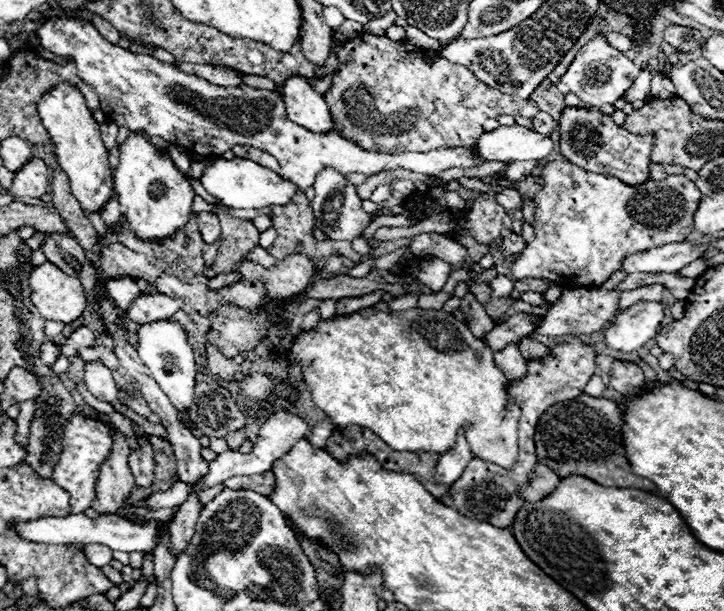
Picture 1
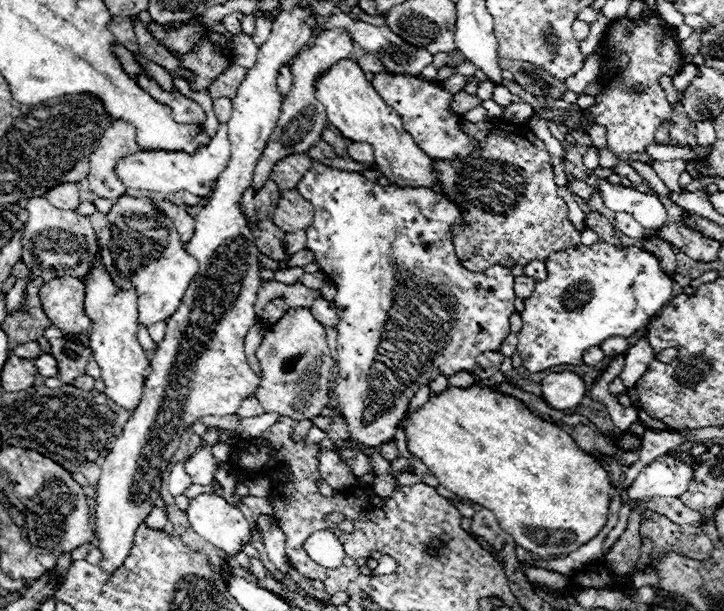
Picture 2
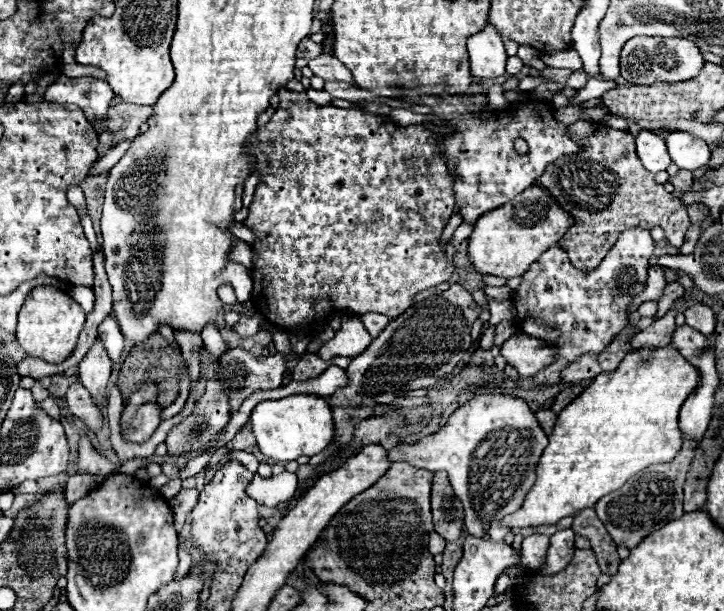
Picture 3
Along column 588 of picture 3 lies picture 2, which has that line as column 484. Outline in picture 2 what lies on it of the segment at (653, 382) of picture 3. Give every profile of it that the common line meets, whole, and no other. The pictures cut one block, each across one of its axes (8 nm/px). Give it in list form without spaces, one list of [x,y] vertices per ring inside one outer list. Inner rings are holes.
[[[472,384],[470,388],[446,388],[444,392],[440,394],[432,394],[428,398],[428,404],[420,406],[416,412],[408,414],[398,426],[404,428],[404,434],[406,434],[406,446],[408,446],[408,452],[414,456],[414,458],[420,458],[430,474],[434,474],[438,480],[440,480],[440,486],[448,488],[450,492],[454,492],[456,496],[460,498],[466,498],[466,500],[472,500],[488,510],[492,510],[498,518],[498,524],[502,526],[502,530],[506,530],[514,542],[518,546],[522,546],[524,550],[532,552],[532,554],[538,554],[542,558],[548,558],[548,556],[560,556],[560,554],[570,554],[574,550],[578,550],[582,544],[586,544],[588,540],[592,540],[606,524],[606,516],[608,516],[608,504],[610,504],[610,482],[606,478],[606,470],[598,464],[596,458],[592,458],[590,454],[586,454],[584,450],[580,450],[576,446],[576,442],[572,440],[572,436],[568,432],[564,432],[560,426],[552,424],[552,422],[546,422],[542,420],[540,416],[536,416],[534,412],[526,410],[526,404],[522,400],[516,400],[514,396],[508,396],[508,394],[502,394],[500,390],[496,388],[488,388],[488,386],[480,386],[480,384]]]

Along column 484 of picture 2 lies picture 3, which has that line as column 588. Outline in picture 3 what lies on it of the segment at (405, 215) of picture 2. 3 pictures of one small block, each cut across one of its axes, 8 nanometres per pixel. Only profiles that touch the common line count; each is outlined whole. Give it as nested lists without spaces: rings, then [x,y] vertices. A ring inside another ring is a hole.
[[[630,228],[626,232],[620,234],[616,246],[606,254],[606,258],[600,262],[600,266],[596,266],[594,270],[576,270],[570,262],[568,262],[568,254],[560,248],[560,246],[552,246],[550,250],[546,250],[538,262],[534,262],[530,266],[530,270],[522,276],[522,284],[518,290],[514,290],[514,308],[516,308],[516,320],[514,326],[526,330],[528,324],[536,324],[542,326],[540,334],[536,334],[540,340],[554,344],[556,350],[560,352],[560,356],[556,358],[556,362],[552,362],[546,370],[542,370],[540,374],[534,376],[534,382],[538,386],[554,386],[560,382],[560,370],[572,362],[576,362],[580,356],[588,354],[588,352],[602,352],[612,338],[628,324],[628,314],[626,308],[632,302],[634,296],[638,296],[644,286],[646,286],[646,276],[648,276],[648,266],[650,266],[650,256],[654,250],[654,240],[650,238],[648,230],[636,230]]]

